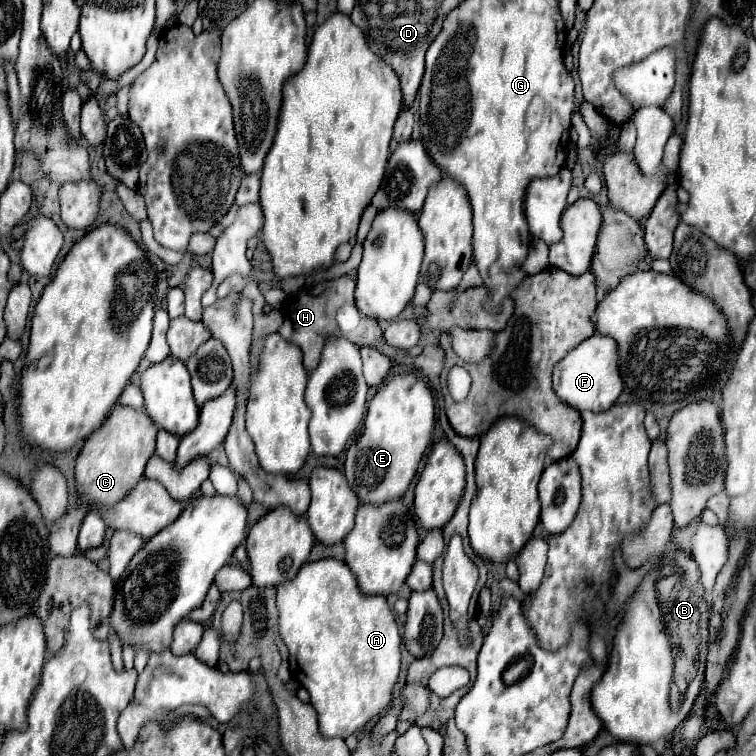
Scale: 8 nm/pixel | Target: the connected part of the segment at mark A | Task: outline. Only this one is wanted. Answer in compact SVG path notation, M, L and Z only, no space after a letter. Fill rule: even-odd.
M334 558L304 564L294 580L276 586L280 632L290 652L292 678L308 690L326 738L348 738L362 730L390 704L390 694L400 672L400 634L394 612L384 596L362 596L350 568Z

